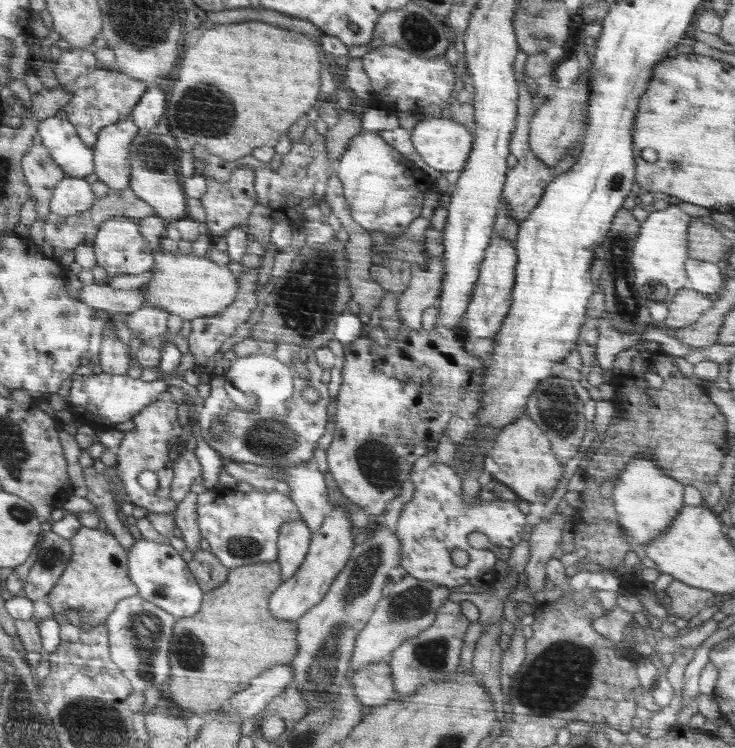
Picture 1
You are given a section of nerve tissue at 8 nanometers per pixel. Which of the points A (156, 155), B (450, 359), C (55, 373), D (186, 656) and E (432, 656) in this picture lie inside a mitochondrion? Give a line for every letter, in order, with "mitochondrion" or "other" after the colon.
A: mitochondrion
B: other
C: other
D: mitochondrion
E: mitochondrion

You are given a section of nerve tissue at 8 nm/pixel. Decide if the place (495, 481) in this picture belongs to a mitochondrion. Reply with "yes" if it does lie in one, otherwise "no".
no

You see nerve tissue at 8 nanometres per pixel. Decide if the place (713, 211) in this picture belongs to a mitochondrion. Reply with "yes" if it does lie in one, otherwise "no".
no

